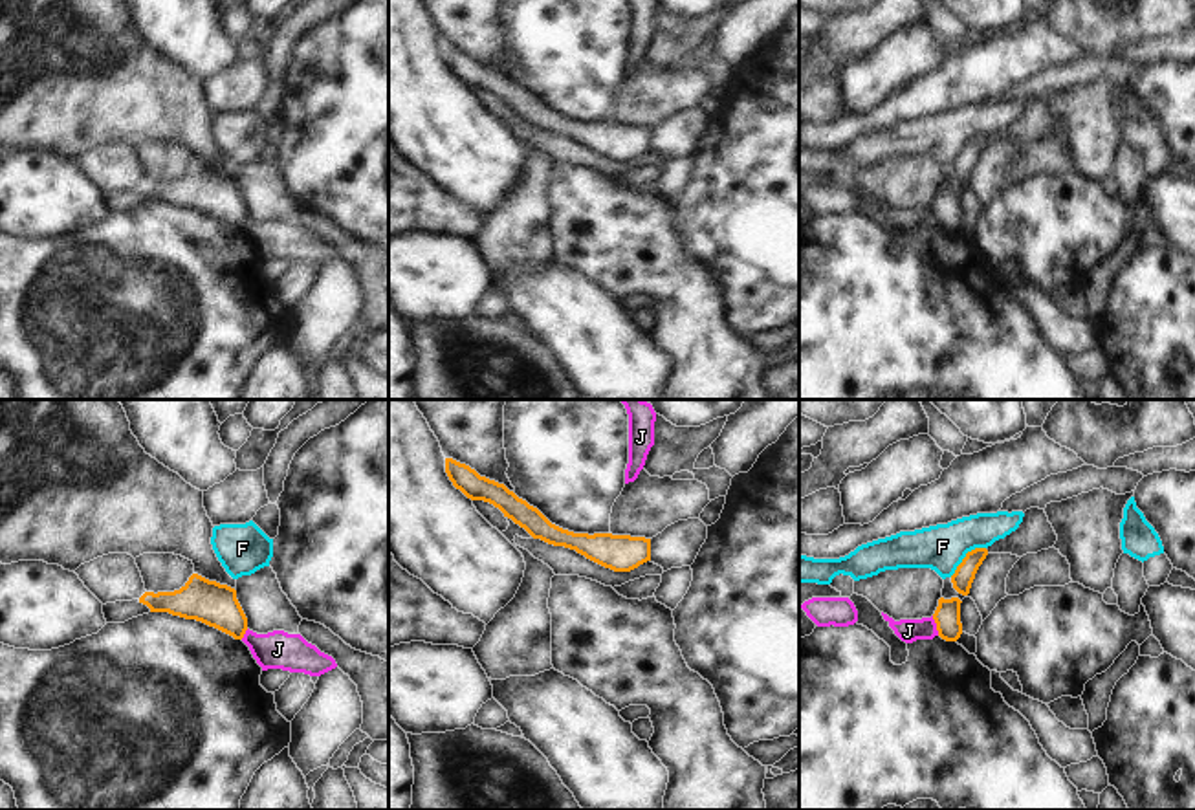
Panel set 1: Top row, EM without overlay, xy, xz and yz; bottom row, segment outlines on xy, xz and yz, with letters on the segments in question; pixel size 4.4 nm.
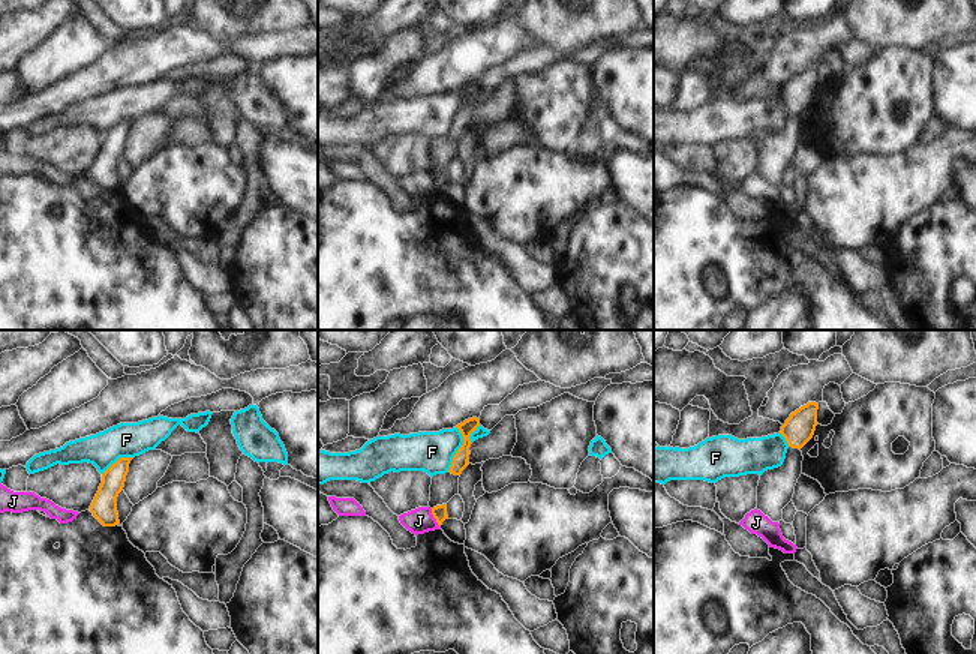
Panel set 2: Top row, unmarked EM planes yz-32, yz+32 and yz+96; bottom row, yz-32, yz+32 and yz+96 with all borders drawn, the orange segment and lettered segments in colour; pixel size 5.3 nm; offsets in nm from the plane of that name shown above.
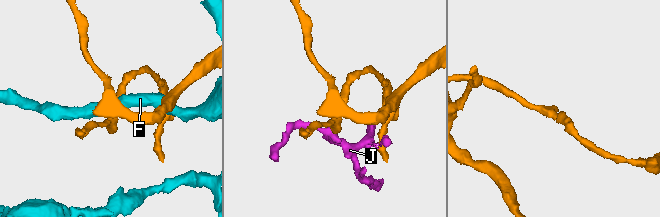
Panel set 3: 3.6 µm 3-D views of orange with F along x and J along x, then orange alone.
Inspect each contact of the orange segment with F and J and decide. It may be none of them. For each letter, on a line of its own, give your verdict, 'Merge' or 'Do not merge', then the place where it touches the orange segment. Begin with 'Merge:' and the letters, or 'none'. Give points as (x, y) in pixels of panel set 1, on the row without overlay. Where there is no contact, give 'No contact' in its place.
Merge: none
F: Do not merge. Touches orange at yz (966, 145)
J: Do not merge. Touches orange at yz (937, 215)

